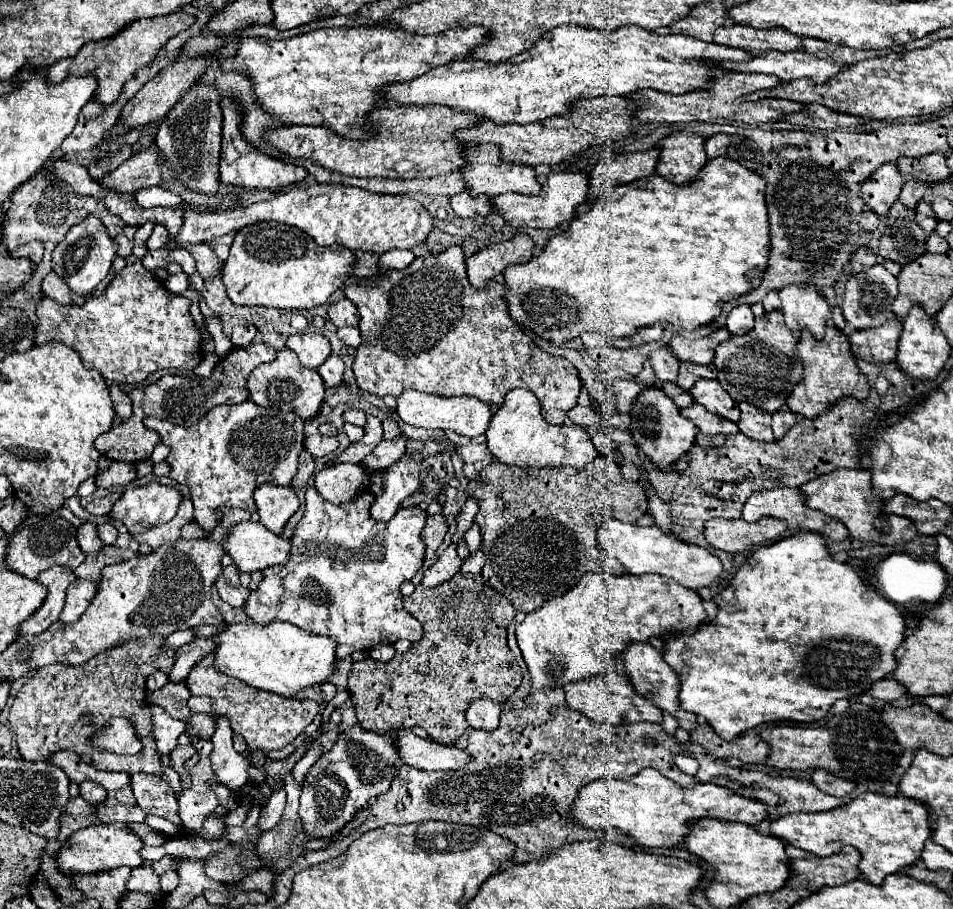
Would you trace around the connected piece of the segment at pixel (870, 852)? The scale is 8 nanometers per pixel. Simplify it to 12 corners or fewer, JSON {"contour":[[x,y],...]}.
{"contour":[[866,792],[770,833],[820,857],[852,845],[874,885],[920,859],[928,811]]}

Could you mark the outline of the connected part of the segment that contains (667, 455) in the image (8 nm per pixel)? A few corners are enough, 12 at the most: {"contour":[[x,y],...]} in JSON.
{"contour":[[658,387],[632,403],[638,451],[660,471],[686,455],[698,433]]}

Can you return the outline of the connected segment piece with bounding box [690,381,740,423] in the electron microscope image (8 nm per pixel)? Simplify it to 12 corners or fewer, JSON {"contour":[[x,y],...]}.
{"contour":[[698,381],[690,389],[710,413],[738,423],[738,403],[718,381]]}

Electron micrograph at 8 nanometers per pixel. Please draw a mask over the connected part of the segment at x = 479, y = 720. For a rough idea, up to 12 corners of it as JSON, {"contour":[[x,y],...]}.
{"contour":[[472,701],[466,719],[472,729],[494,731],[502,707]]}

